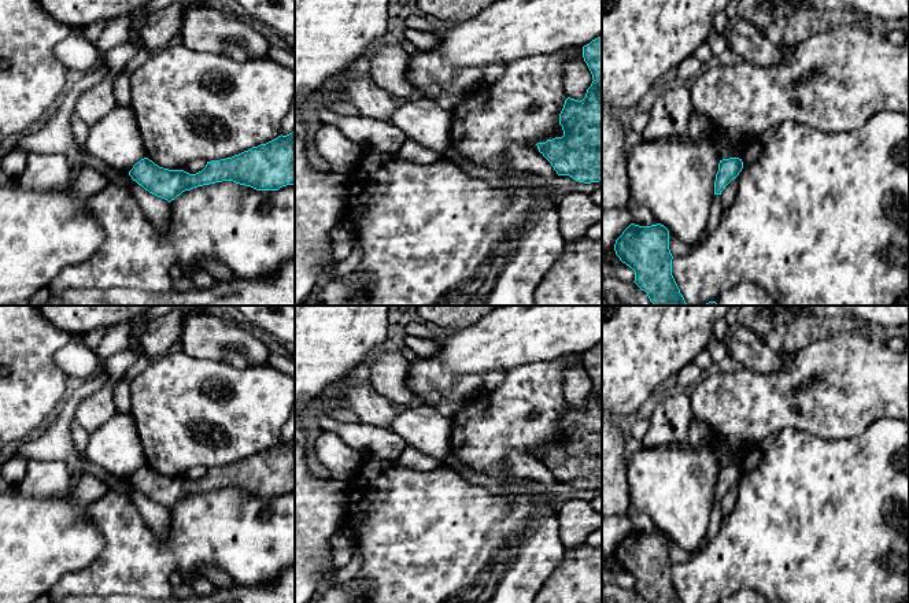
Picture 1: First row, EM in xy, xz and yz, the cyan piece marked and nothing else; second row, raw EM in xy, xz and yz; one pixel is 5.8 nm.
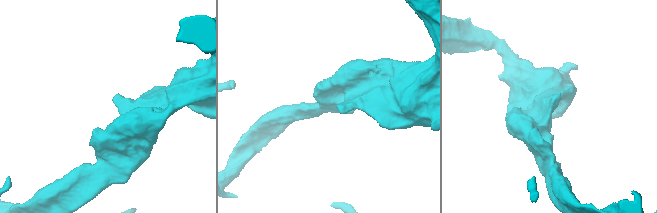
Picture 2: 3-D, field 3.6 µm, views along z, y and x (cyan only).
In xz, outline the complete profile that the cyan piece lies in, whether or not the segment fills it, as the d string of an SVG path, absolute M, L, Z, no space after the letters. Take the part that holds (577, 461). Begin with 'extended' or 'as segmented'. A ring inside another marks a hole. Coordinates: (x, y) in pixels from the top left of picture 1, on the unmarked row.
as segmented | M602 343L583 354L592 391L583 407L568 404L559 421L563 443L537 450L558 482L584 491L602 488Z

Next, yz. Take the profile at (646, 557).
as segmented | M631 530L614 551L616 562L635 578L635 591L647 603L683 603L672 582L669 537L661 532Z

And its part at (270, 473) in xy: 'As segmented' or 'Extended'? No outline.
As segmented

